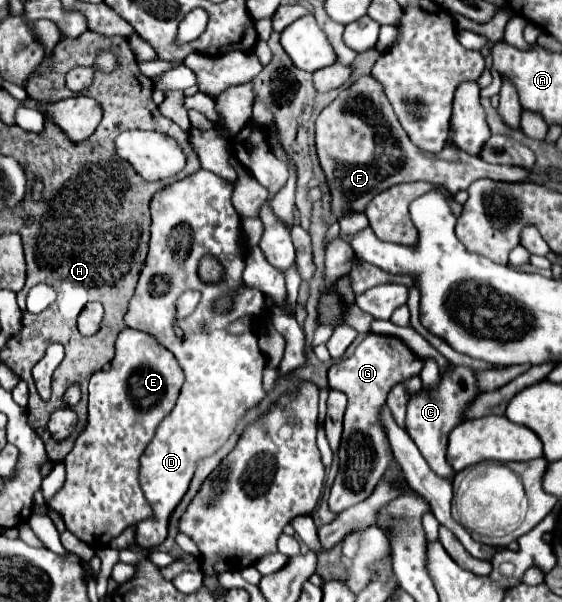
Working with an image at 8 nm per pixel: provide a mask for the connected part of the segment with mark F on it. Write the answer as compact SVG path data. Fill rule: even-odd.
M372 74L360 76L348 88L340 90L338 98L332 100L316 118L316 152L326 176L330 190L330 206L336 216L348 212L364 212L368 202L382 190L402 184L424 180L430 184L444 184L450 194L468 190L468 186L478 178L494 178L506 182L524 182L532 168L514 166L494 166L468 152L444 148L438 154L422 152L416 148L404 128L398 124L382 86Z

